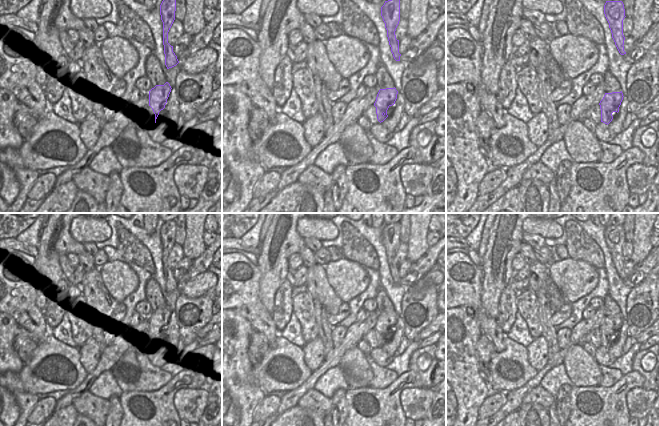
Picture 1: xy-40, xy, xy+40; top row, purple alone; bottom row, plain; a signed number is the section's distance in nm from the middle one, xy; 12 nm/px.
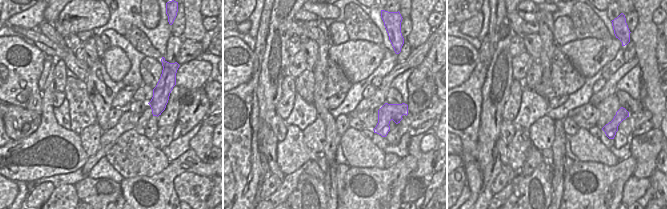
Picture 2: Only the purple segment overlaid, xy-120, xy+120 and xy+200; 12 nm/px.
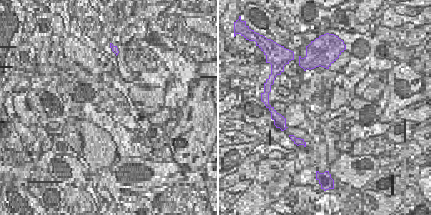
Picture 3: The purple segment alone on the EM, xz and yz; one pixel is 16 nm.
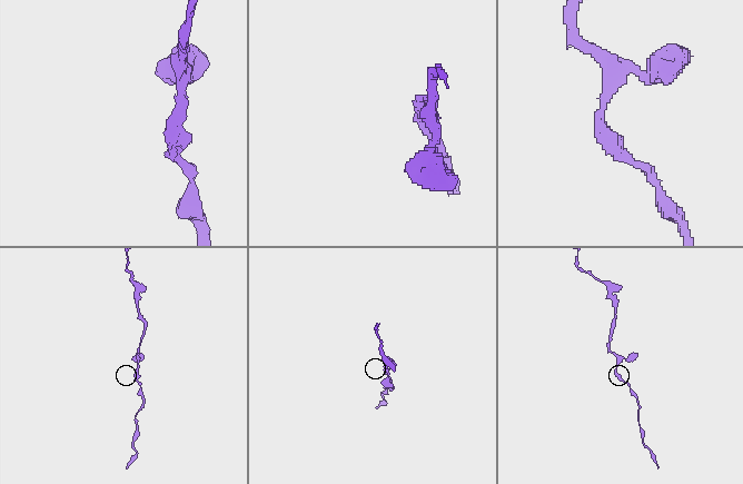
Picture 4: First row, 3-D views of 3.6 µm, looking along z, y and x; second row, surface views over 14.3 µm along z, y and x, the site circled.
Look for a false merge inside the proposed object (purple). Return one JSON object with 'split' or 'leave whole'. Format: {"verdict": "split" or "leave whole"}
{"verdict": "leave whole"}

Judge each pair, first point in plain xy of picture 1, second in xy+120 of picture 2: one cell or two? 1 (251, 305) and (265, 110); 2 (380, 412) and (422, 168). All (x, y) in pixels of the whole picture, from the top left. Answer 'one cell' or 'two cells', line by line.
1: two cells
2: two cells

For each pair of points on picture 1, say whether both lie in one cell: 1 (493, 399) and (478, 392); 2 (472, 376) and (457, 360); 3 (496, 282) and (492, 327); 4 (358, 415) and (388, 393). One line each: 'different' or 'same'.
1: different
2: same
3: different
4: same

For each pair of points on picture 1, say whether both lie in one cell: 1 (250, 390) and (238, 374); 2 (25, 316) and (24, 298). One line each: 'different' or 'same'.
1: same
2: same

